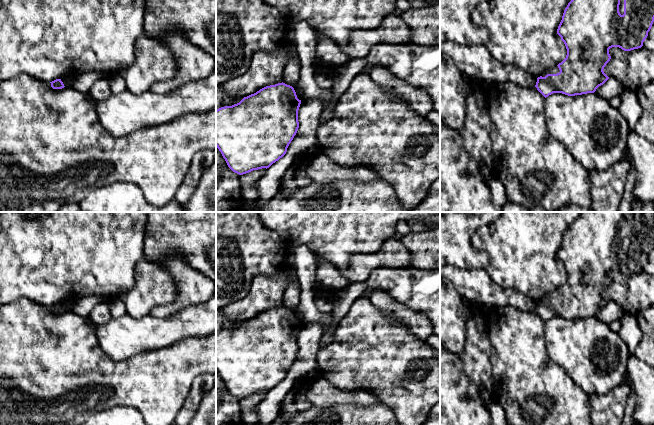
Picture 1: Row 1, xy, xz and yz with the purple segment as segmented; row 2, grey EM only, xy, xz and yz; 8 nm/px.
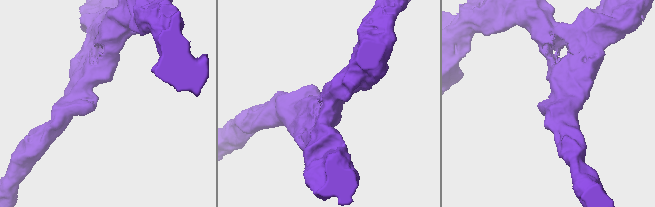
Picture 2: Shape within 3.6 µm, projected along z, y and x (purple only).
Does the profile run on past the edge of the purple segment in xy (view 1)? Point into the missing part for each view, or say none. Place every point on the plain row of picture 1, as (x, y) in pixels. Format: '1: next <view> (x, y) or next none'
1: next none

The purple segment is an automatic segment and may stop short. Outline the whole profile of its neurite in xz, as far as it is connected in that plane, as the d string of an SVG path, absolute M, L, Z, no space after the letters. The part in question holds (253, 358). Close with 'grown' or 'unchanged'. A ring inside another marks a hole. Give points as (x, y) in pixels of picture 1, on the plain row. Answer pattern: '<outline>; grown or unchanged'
M282 306L266 310L237 328L217 333L216 371L228 391L243 399L253 394L267 393L282 382L299 352L300 328L294 312Z; unchanged

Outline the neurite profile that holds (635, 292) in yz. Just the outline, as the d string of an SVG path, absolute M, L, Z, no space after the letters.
M643 270L631 275L619 271L609 273L610 285L604 291L604 297L620 304L625 313L638 314L654 304L654 275Z

